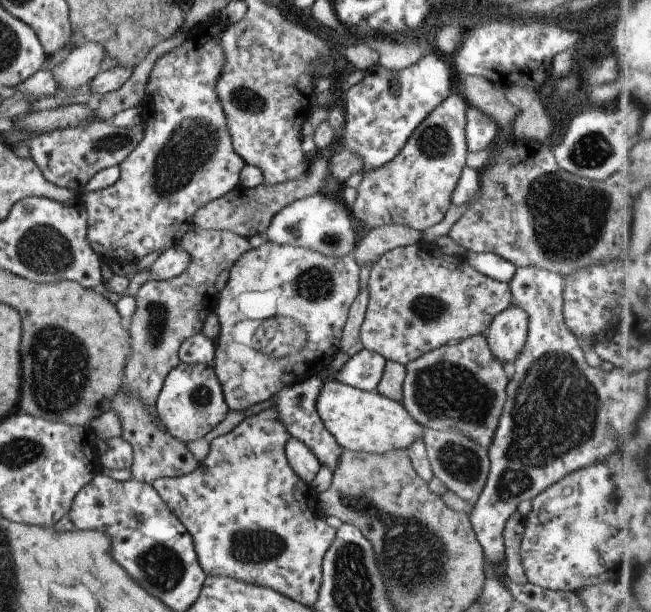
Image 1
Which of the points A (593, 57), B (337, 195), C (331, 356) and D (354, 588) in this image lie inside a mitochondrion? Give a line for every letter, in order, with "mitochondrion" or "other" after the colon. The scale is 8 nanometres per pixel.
A: other
B: other
C: other
D: mitochondrion

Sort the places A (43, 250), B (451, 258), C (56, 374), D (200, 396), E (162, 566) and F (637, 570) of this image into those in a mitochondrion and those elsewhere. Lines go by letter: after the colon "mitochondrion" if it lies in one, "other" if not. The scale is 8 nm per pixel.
A: mitochondrion
B: other
C: mitochondrion
D: mitochondrion
E: mitochondrion
F: other

